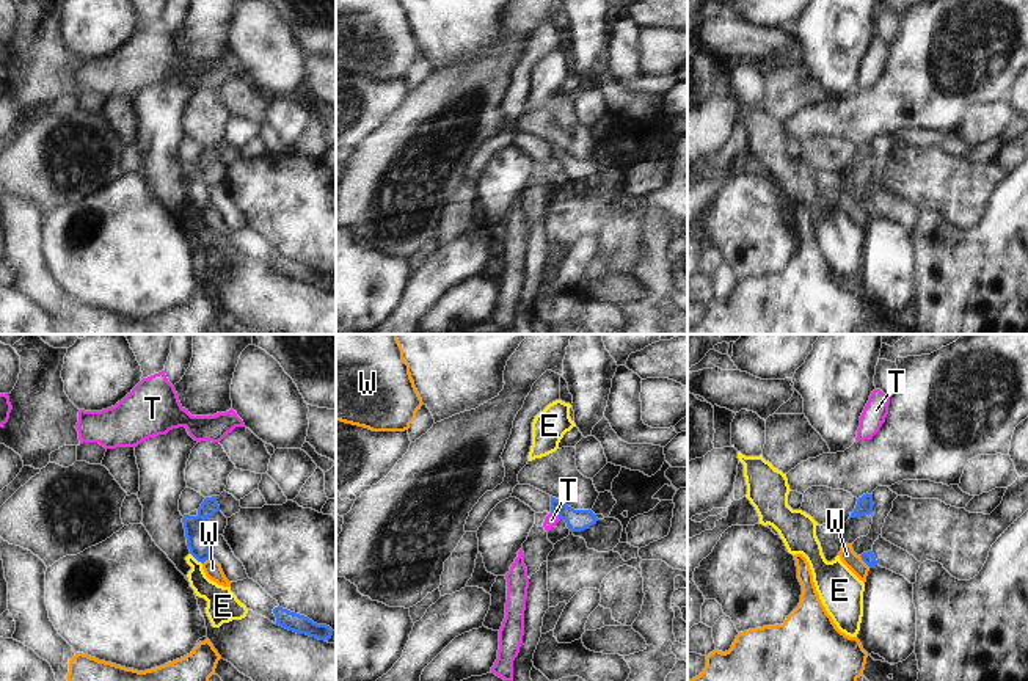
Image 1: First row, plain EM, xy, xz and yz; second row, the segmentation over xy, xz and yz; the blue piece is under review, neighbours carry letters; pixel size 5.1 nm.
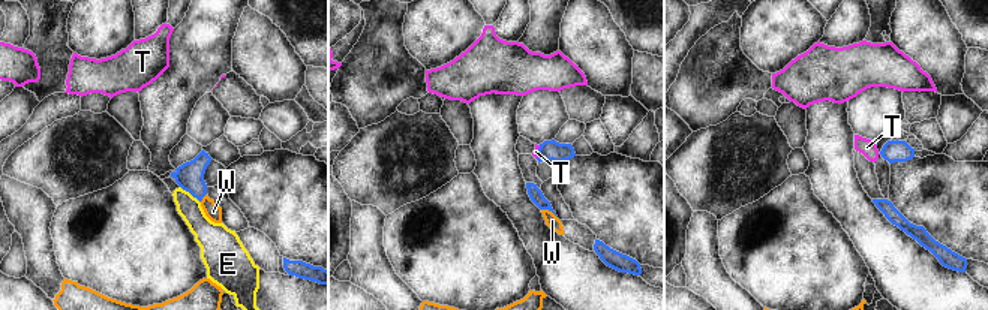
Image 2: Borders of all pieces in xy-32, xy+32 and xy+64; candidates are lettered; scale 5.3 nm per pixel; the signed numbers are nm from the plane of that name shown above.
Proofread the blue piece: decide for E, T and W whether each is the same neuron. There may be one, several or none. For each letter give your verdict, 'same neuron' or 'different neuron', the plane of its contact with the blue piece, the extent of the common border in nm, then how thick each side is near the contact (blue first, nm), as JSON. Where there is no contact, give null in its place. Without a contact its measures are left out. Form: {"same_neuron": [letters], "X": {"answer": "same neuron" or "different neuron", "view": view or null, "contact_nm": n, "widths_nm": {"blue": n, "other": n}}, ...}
{"same_neuron": [], "E": {"answer": "different neuron", "view": "xy", "contact_nm": 90, "widths_nm": {"blue": 110, "other": 140}}, "T": {"answer": "different neuron", "view": "xz", "contact_nm": 70, "widths_nm": {"blue": 110, "other": 70}}, "W": {"answer": "different neuron", "view": "yz", "contact_nm": 90, "widths_nm": {"blue": 70, "other": 90}}}

